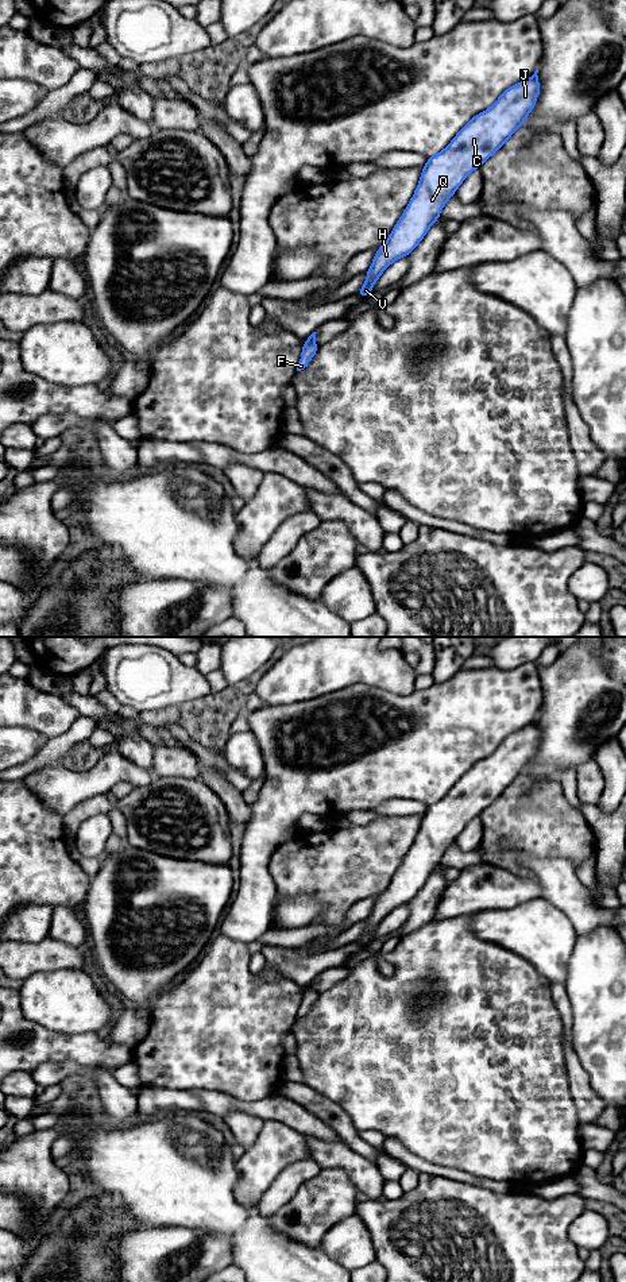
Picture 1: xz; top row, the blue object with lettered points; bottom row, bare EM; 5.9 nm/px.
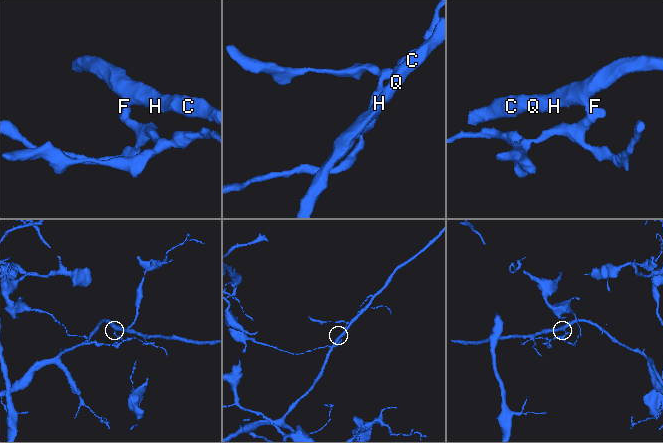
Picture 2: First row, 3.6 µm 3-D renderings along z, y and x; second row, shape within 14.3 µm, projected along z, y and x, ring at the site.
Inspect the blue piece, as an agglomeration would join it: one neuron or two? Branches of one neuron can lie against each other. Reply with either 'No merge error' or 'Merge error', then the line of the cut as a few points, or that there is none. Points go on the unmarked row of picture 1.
Merge error. Split along xz (306, 988), (315, 992)

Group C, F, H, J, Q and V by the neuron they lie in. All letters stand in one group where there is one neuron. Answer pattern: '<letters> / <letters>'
C H J Q V / F

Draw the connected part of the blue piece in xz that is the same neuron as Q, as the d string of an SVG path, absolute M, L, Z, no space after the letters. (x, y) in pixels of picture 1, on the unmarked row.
M538 717L532 725L507 735L488 757L475 762L443 799L428 806L411 847L366 919L367 927L356 941L359 946L371 942L378 926L393 910L411 901L467 823L525 772L541 740L537 721Z

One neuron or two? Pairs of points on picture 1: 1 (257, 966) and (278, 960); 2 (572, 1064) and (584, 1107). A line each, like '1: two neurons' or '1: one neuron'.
1: two neurons
2: one neuron

